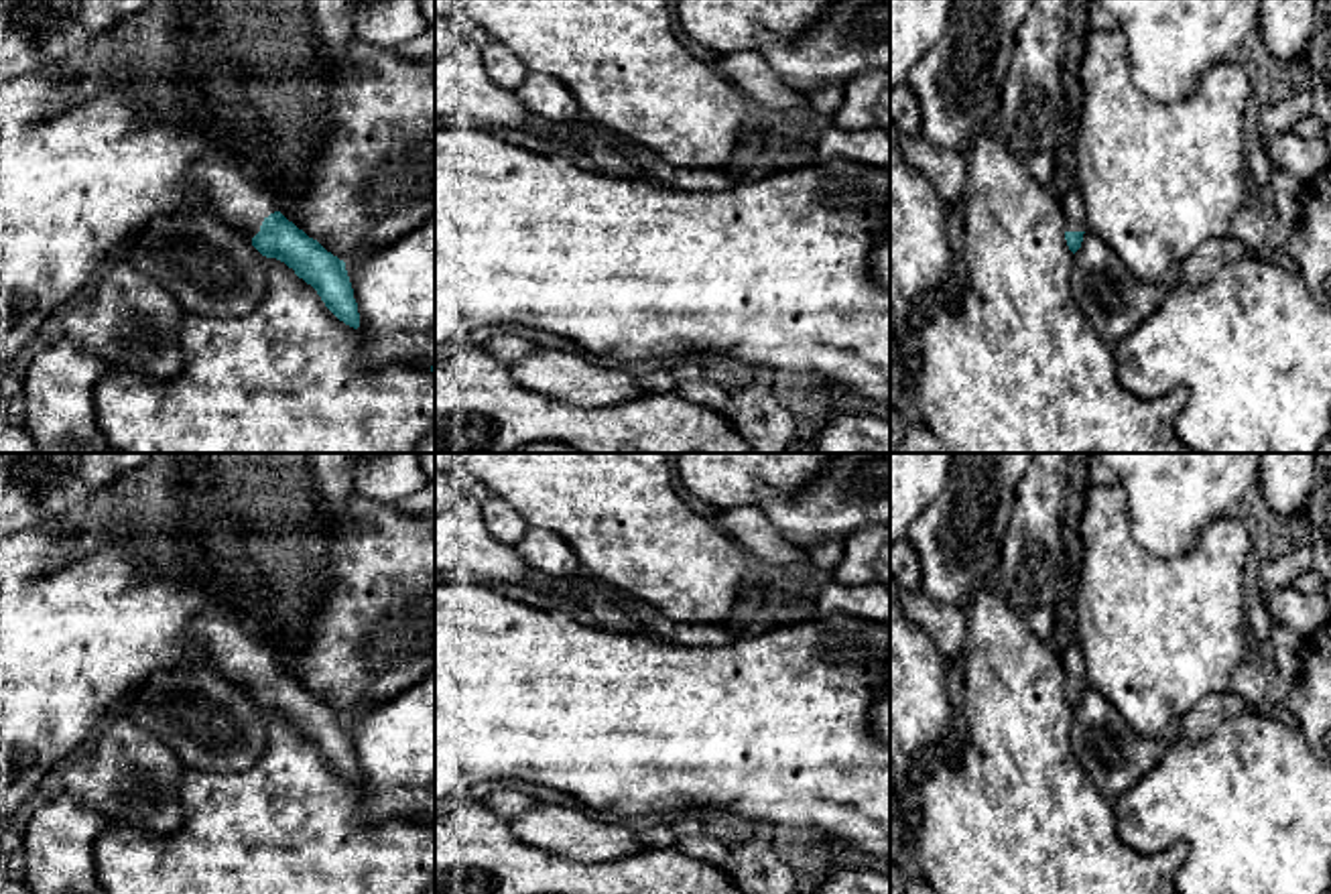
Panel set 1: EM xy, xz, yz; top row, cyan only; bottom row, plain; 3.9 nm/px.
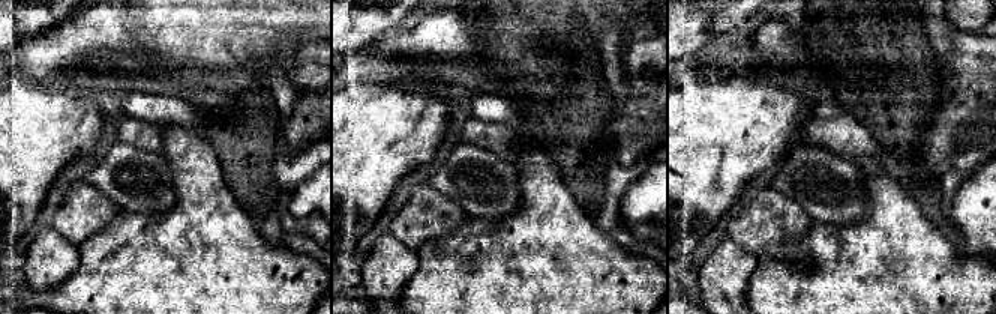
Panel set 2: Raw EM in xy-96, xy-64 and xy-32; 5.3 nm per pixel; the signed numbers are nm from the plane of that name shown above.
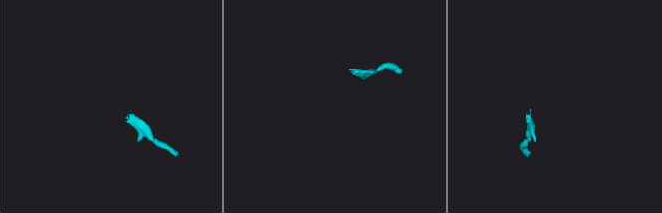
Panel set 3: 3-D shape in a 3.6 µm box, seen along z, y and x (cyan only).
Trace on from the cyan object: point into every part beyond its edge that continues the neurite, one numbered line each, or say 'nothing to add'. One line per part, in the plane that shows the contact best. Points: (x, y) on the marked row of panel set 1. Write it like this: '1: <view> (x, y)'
1: xy (228, 192)

